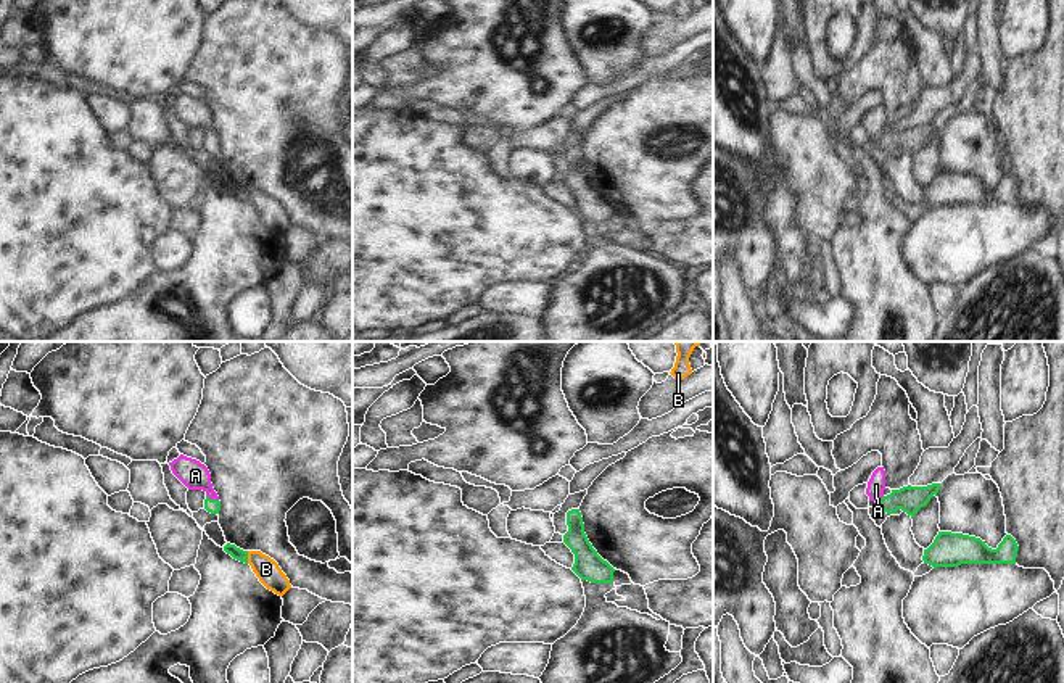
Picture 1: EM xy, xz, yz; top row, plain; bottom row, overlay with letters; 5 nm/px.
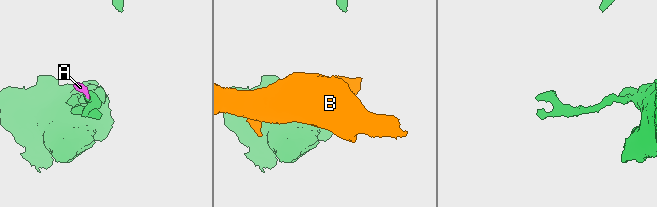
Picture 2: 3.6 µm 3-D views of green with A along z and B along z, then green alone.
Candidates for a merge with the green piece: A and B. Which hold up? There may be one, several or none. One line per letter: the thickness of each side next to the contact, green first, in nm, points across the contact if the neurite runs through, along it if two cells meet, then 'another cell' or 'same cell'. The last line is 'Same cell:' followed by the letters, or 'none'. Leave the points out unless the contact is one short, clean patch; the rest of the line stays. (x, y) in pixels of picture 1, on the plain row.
A: calibres 70 and 140 nm; way xy (213, 145), (213, 139), (210, 129), (195, 115); same cell
B: calibres 60 and 120 nm; border xy (247, 190), (248, 202); another cell
Same cell: A

